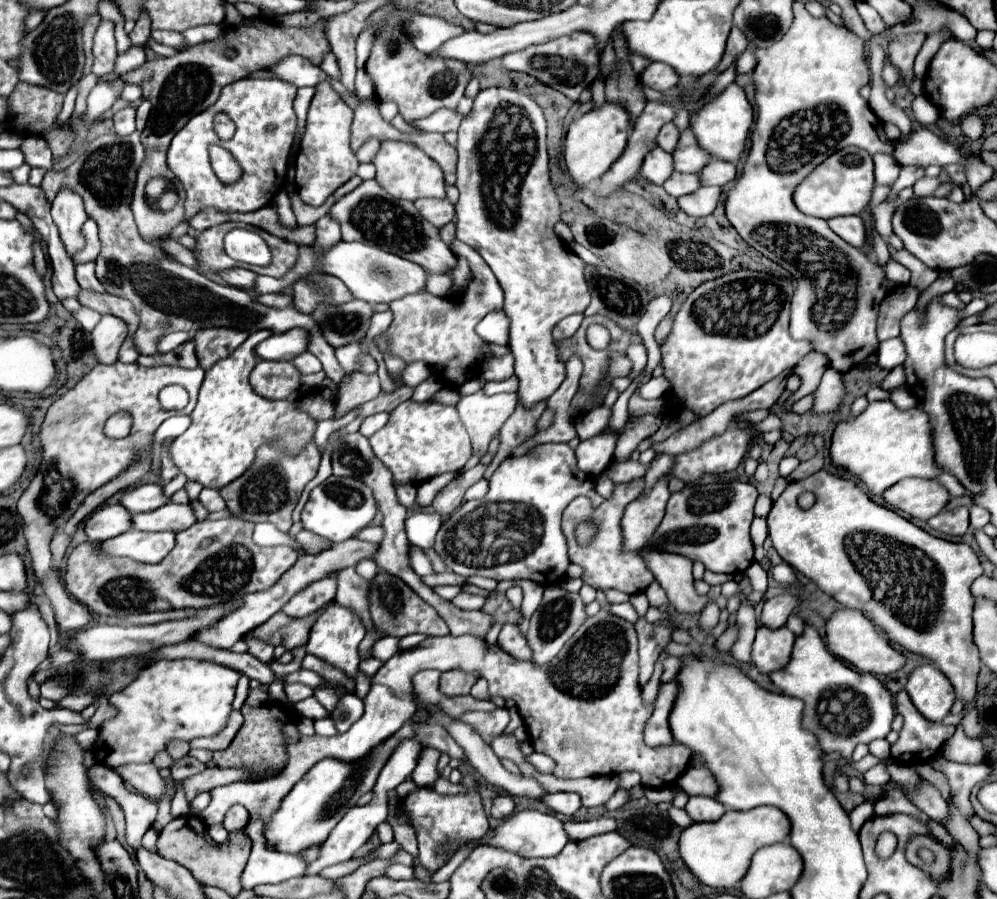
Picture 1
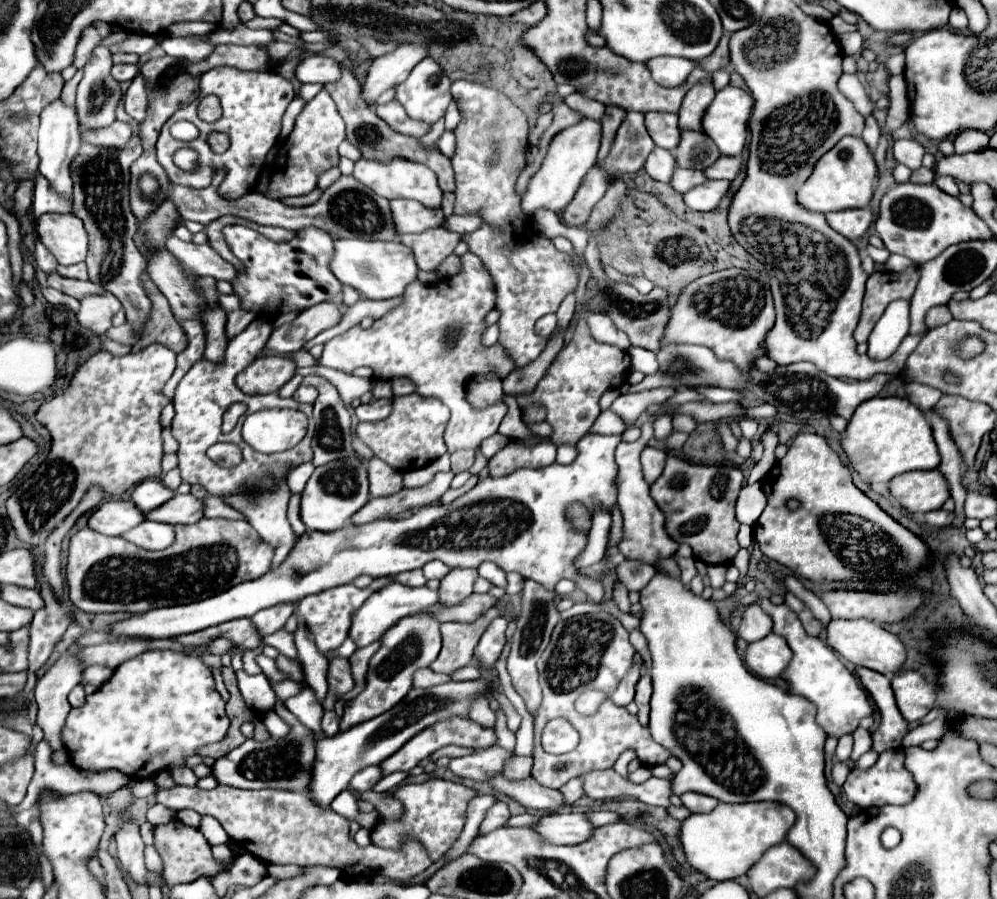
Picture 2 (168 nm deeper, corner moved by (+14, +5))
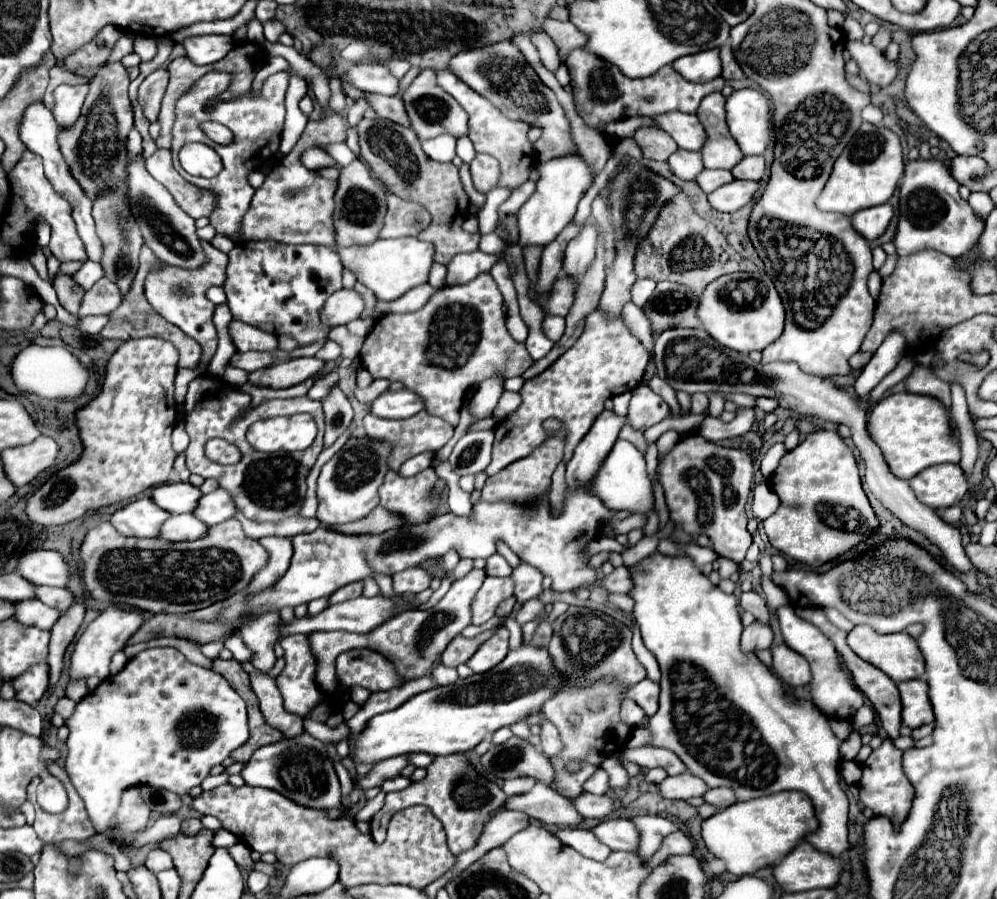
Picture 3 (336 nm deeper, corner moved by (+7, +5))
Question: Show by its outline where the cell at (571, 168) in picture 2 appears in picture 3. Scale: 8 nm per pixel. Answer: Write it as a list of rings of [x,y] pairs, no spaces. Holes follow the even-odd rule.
[[[567,155],[545,161],[539,165],[541,179],[537,181],[537,189],[531,199],[519,209],[517,213],[517,227],[519,227],[519,245],[521,247],[545,247],[549,245],[575,217],[577,203],[587,193],[593,183],[593,175],[589,165],[581,155]]]

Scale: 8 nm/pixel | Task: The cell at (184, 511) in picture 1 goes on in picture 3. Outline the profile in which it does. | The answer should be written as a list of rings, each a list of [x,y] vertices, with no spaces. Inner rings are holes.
[[[221,487],[209,495],[203,495],[201,503],[195,509],[195,517],[207,525],[223,523],[225,519],[235,517],[235,513],[237,513],[237,507],[233,503],[233,497]]]

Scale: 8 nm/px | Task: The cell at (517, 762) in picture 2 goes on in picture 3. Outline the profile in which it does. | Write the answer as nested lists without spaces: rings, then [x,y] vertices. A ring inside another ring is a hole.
[[[517,777],[517,779],[509,779],[503,783],[503,791],[507,797],[513,797],[513,795],[523,795],[525,791],[531,791],[535,785],[533,779],[529,777]]]

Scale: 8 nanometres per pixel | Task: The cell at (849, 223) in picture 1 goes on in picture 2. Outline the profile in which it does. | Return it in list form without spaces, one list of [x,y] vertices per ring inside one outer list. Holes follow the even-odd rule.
[[[868,207],[834,211],[834,213],[826,213],[824,217],[834,231],[838,231],[840,235],[844,235],[850,241],[860,239],[872,223],[872,211]]]

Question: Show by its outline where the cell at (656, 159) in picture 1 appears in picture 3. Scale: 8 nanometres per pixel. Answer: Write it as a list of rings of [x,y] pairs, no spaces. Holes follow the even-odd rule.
[[[683,149],[675,151],[669,157],[669,165],[671,165],[671,171],[681,179],[695,179],[705,169],[701,163],[699,151],[683,151]]]

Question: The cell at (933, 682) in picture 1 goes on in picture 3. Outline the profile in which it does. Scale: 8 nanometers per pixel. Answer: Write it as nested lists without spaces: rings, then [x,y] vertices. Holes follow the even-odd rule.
[[[911,679],[897,685],[901,693],[901,723],[915,729],[925,723],[933,723],[933,707],[927,695],[927,683],[923,679]]]

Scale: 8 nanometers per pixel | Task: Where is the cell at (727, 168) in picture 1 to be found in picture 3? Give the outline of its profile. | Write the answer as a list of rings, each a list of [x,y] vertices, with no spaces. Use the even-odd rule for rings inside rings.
[[[745,157],[737,167],[733,167],[735,179],[749,179],[749,181],[761,181],[765,175],[765,159],[763,157]]]

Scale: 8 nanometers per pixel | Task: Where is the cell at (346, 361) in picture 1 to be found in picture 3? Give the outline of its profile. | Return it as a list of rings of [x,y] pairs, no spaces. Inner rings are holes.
[[[331,339],[317,351],[317,357],[319,357],[319,359],[325,359],[325,361],[329,361],[329,363],[335,361],[339,355],[341,355],[341,347],[339,347],[335,341],[331,341]]]

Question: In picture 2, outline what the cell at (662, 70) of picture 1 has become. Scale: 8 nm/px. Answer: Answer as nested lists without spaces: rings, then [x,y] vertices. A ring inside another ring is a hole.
[[[654,57],[646,61],[646,67],[650,67],[652,79],[662,87],[676,87],[680,85],[688,73],[694,69],[694,61],[680,59],[680,57]]]

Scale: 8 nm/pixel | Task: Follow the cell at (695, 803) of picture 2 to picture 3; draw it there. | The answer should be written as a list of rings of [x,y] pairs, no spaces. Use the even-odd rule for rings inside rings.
[[[723,787],[723,789],[709,789],[705,793],[705,801],[711,803],[711,805],[717,805],[721,809],[725,809],[725,807],[733,805],[737,801],[737,797],[735,797],[735,791],[733,789]]]

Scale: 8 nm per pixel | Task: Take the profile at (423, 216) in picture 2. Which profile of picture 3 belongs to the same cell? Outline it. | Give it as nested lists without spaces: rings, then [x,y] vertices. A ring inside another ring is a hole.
[[[389,195],[387,203],[389,209],[379,239],[417,235],[431,223],[431,215],[425,213],[425,207],[417,203],[407,203],[403,199],[397,199],[397,195]]]

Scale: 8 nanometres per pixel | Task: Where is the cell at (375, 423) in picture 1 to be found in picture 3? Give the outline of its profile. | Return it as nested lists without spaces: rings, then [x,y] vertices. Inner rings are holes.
[[[407,387],[399,391],[385,391],[371,403],[371,413],[385,419],[407,419],[425,409],[423,399]]]

